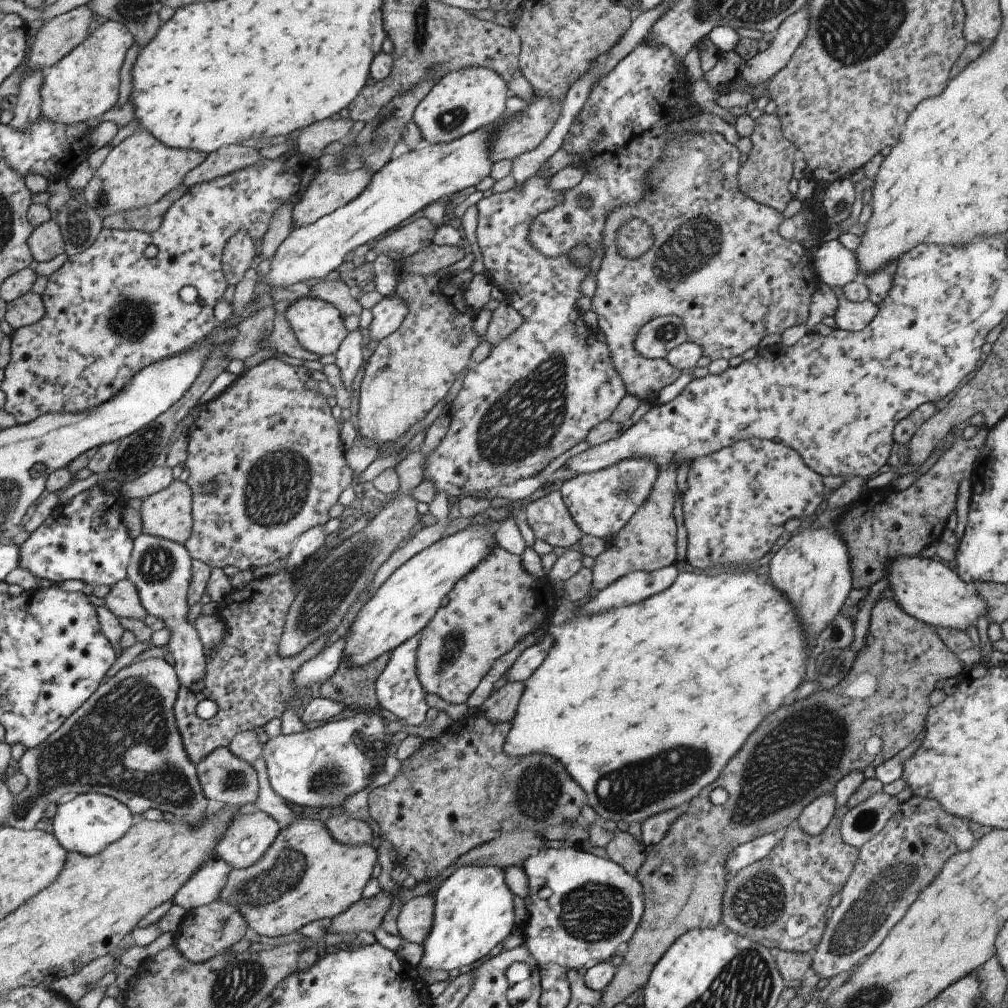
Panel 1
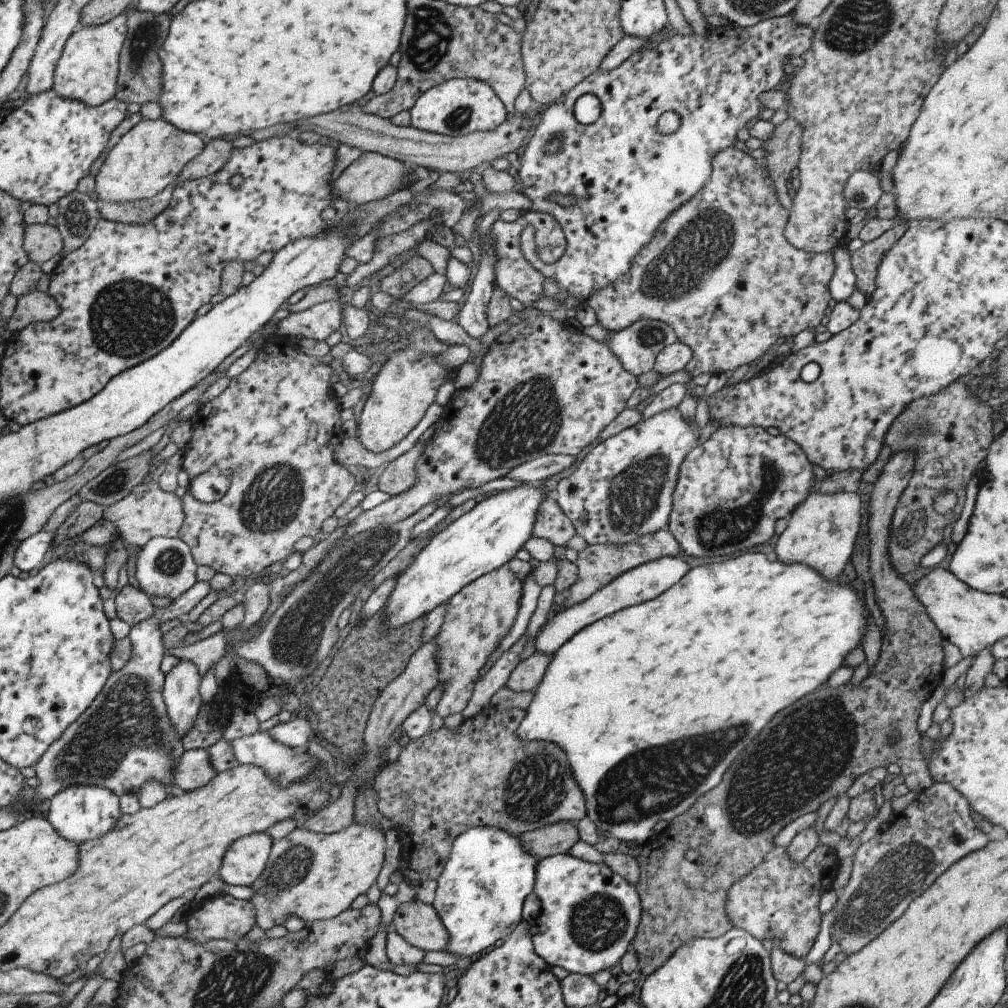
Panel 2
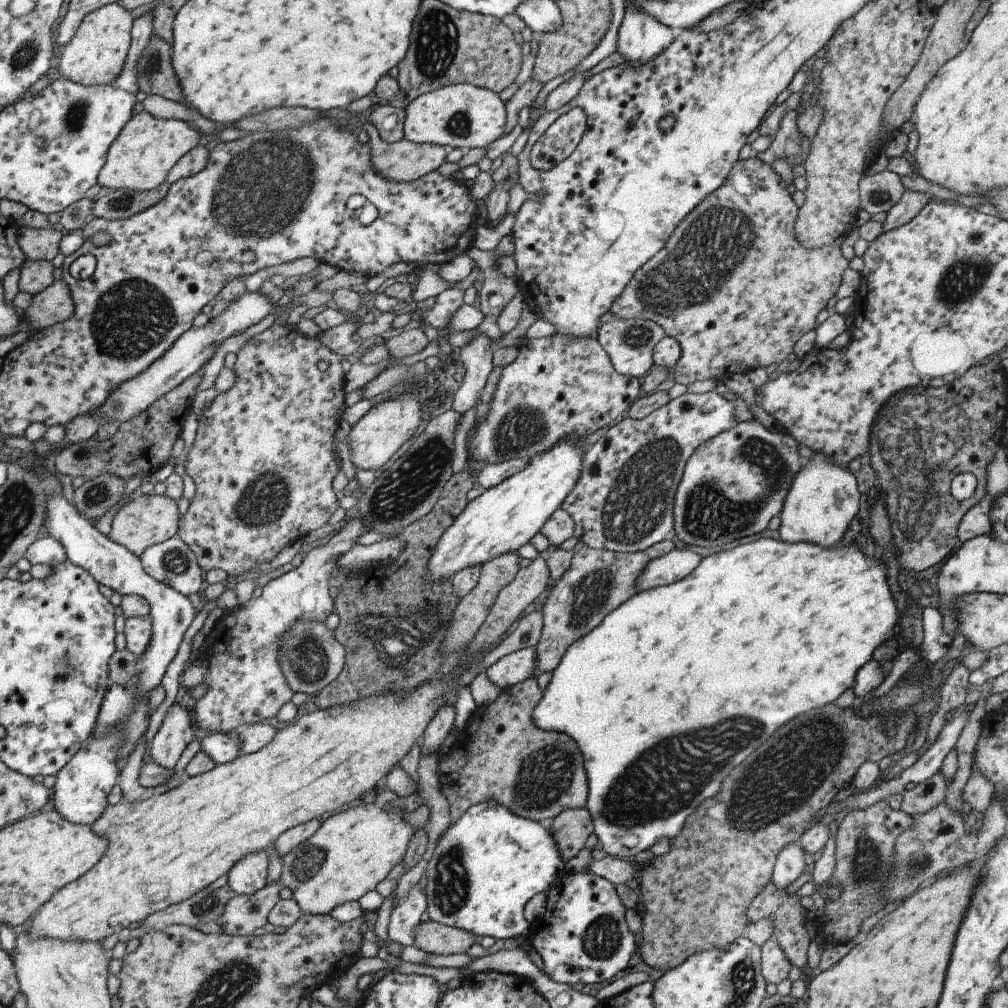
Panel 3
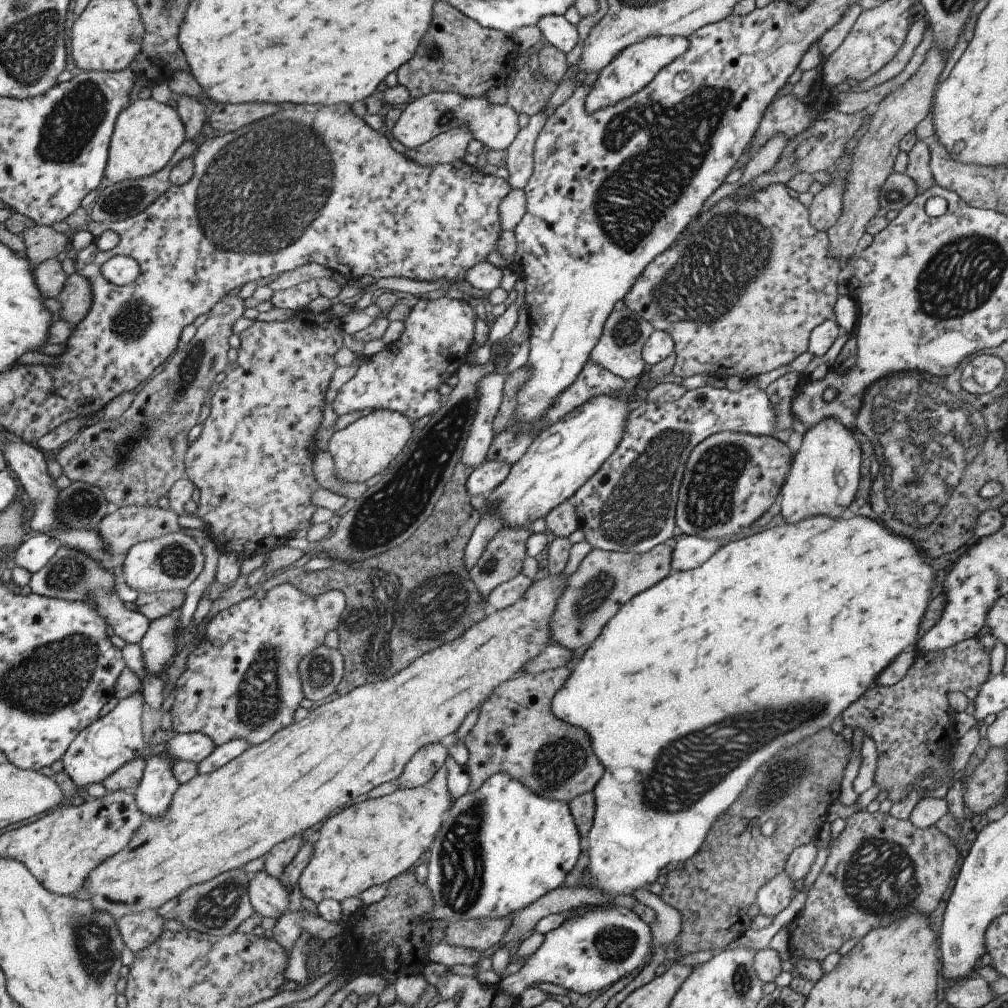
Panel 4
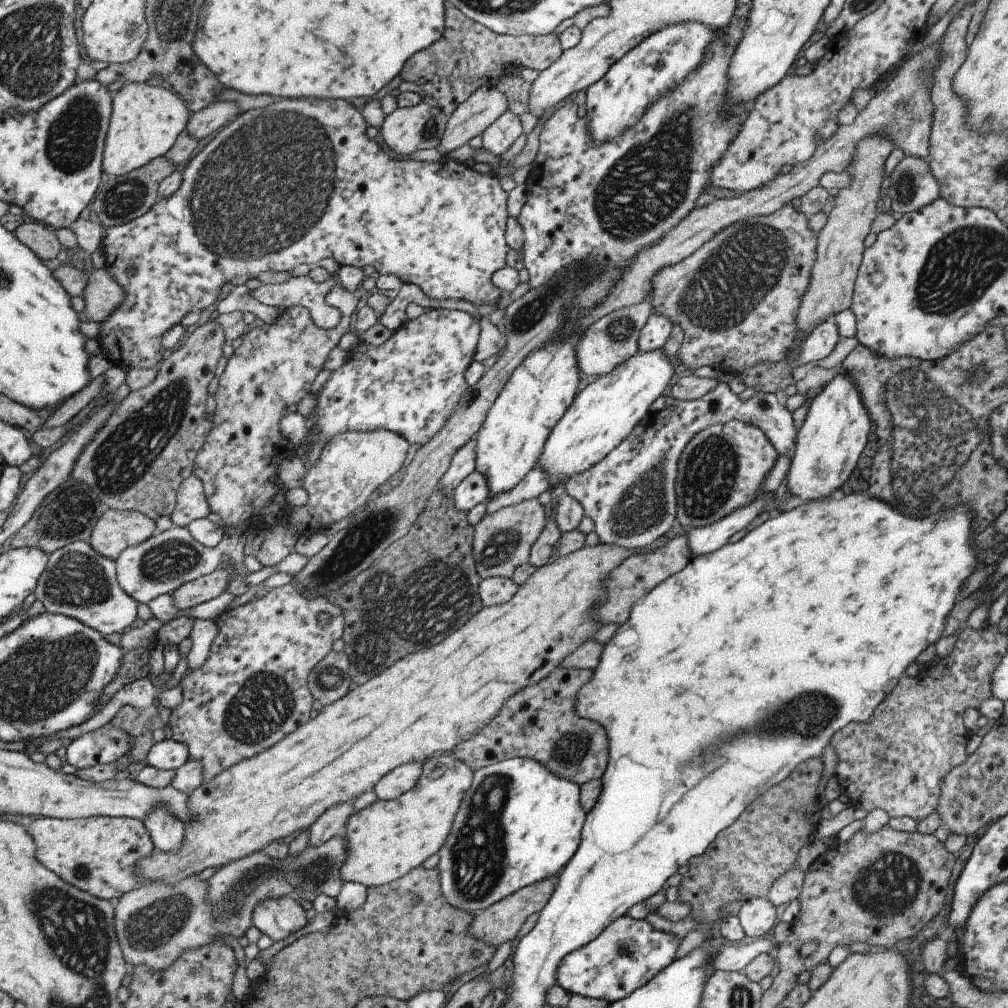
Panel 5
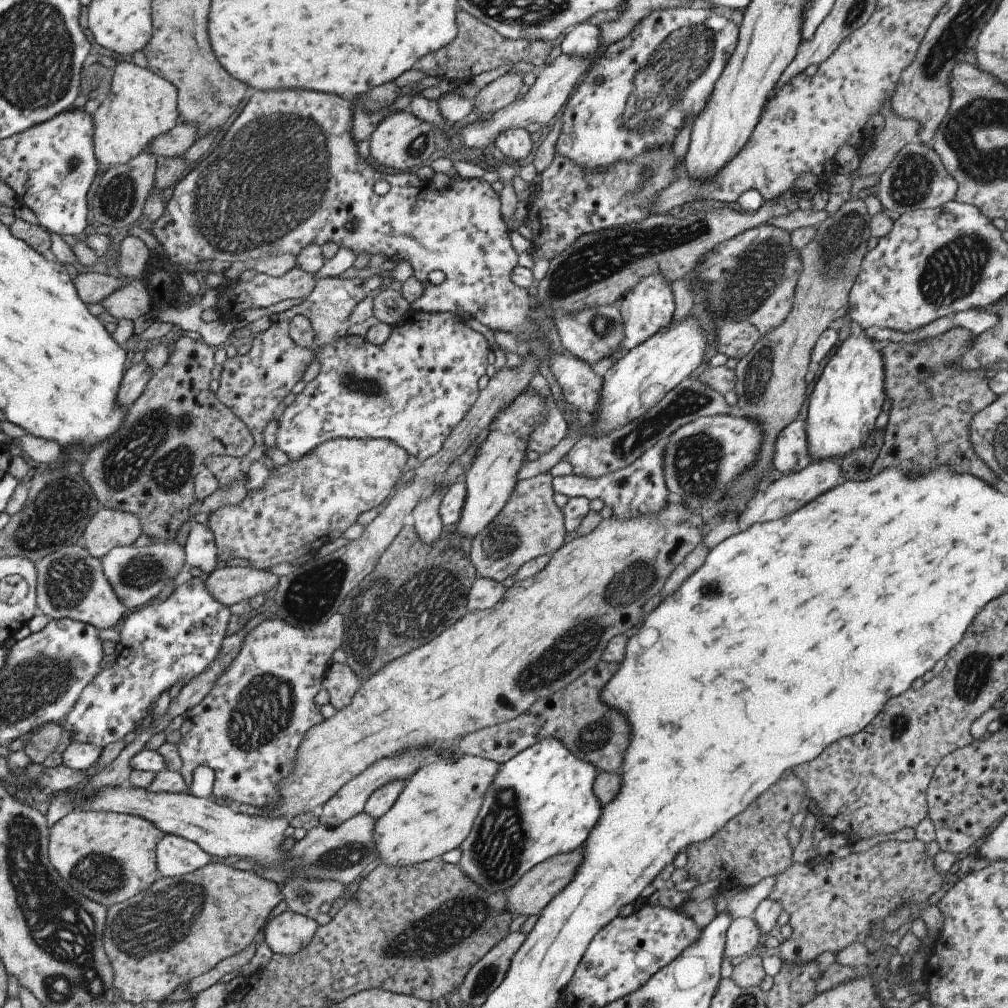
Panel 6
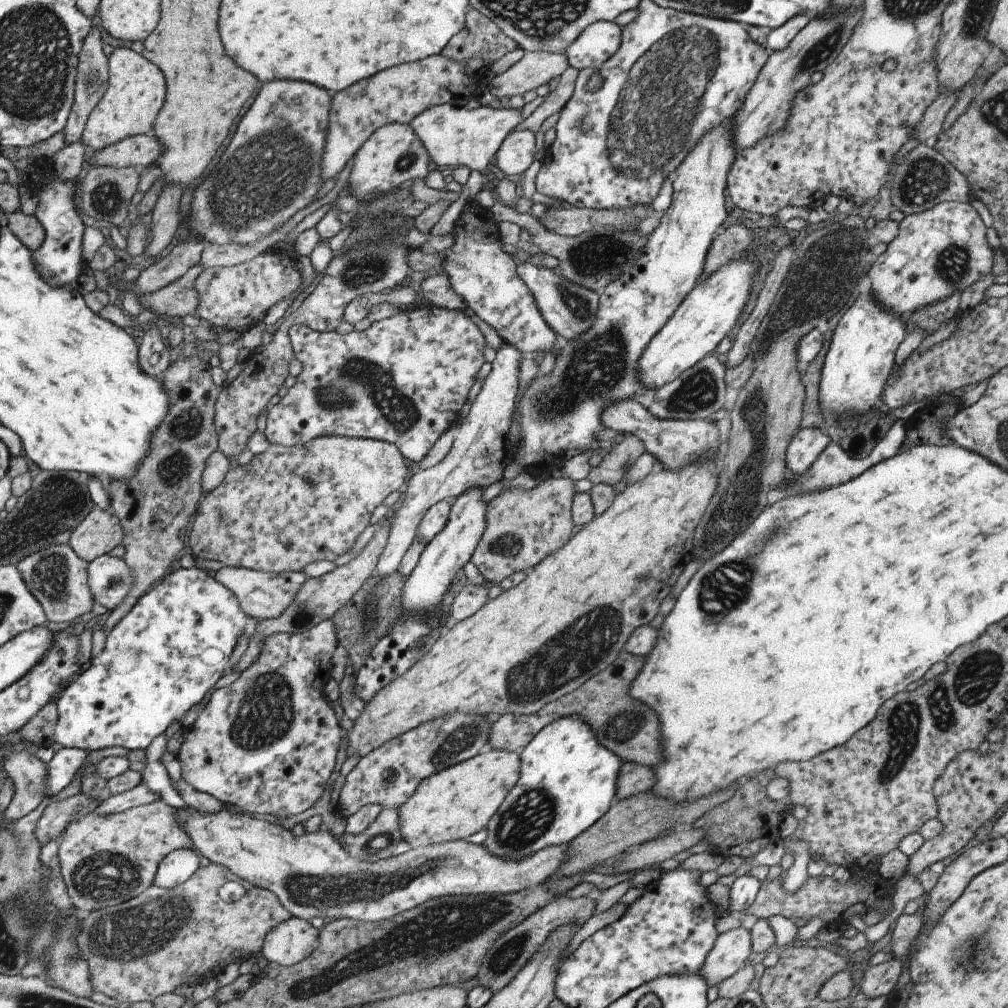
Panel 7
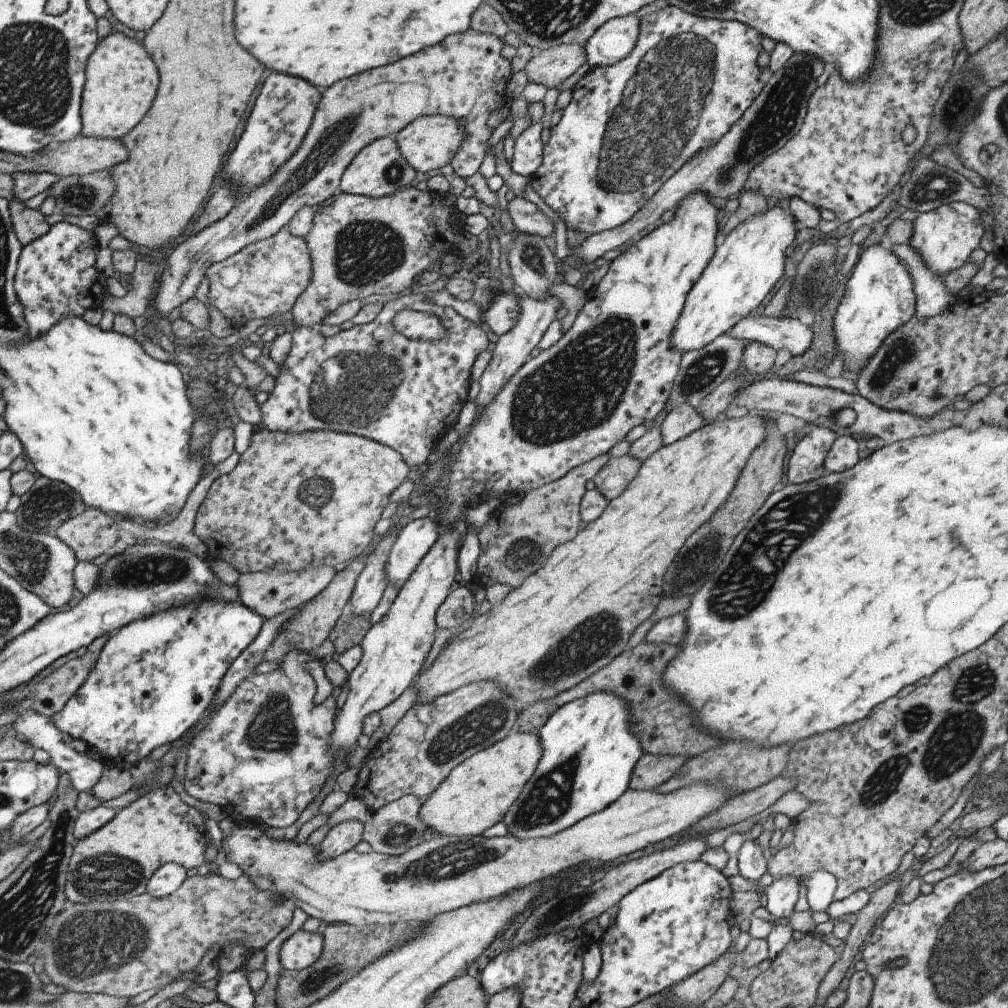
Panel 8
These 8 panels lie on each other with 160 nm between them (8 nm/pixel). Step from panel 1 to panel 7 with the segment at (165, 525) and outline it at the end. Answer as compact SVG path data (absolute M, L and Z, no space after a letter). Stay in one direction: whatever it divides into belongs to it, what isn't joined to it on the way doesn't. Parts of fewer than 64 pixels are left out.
M94 506L72 530L67 544L79 558L91 562L113 550L123 538L120 520L111 511Z

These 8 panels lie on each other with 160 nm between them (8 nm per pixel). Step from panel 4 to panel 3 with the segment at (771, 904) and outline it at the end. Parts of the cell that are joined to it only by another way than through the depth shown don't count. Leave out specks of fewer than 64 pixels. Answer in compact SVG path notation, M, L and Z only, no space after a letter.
M798 840L784 844L777 853L770 880L778 889L785 889L808 865L806 852Z

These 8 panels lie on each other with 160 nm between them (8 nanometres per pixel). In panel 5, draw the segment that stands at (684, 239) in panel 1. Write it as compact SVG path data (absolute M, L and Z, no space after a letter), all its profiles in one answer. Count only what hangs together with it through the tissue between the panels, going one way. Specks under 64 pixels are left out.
M791 203L780 206L771 214L746 218L744 221L737 222L717 231L708 241L701 243L689 256L682 258L679 262L660 268L650 278L650 289L646 292L647 300L650 304L650 312L656 315L664 316L671 324L681 327L683 338L681 346L677 349L677 358L679 362L695 370L697 367L709 365L715 367L721 373L739 375L746 368L754 367L763 363L778 363L786 358L799 344L804 336L802 330L796 325L796 314L800 305L801 297L804 295L809 284L810 270L812 269L817 233L811 230L808 225L808 219L799 210L795 210Z

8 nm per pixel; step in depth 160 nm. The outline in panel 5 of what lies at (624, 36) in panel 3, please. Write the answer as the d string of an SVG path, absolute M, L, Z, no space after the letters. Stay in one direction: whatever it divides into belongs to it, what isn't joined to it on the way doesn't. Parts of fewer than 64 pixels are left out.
M677 23L650 34L629 52L618 58L609 67L609 70L597 79L597 82L590 84L585 89L588 135L594 141L608 141L608 138L616 137L625 127L636 123L646 106L664 95L667 89L680 83L683 77L686 77L686 74L700 63L704 48L708 45L713 33L713 28L703 26L701 23Z

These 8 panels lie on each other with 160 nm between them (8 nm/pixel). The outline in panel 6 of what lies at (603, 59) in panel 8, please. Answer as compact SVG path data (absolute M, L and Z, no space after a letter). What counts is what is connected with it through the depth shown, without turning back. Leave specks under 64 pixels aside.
M575 23L559 44L561 53L568 55L590 55L596 51L598 31L595 25Z

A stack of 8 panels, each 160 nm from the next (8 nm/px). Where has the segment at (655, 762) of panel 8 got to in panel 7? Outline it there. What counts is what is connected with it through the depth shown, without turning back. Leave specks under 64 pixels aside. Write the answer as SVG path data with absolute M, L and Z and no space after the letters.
M623 763L617 771L614 800L623 800L647 791L653 782L650 768L633 763Z

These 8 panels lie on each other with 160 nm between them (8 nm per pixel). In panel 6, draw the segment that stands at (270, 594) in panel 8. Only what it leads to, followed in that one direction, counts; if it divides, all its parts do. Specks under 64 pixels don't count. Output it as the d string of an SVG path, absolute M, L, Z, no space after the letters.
M226 566L216 568L203 577L203 586L209 593L209 596L212 596L213 600L216 600L219 604L225 605L226 607L240 600L249 600L251 596L260 592L268 591L271 593L277 582L278 577L275 575L266 574L259 569L253 569L251 567Z

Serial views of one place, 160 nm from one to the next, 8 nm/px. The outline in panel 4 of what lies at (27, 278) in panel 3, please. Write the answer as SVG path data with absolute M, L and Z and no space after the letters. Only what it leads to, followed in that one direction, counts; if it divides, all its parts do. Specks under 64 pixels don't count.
M55 258L47 259L32 268L32 277L43 299L55 298L62 290L66 275L60 262Z

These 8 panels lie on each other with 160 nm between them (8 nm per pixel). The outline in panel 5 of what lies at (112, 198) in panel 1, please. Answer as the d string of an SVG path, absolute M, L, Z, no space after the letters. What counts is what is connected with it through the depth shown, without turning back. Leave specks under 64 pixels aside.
M124 82L119 92L112 93L112 109L102 150L102 171L109 177L119 177L133 169L147 165L154 158L164 156L186 126L187 118L189 114L184 102L172 91L149 86L146 83Z

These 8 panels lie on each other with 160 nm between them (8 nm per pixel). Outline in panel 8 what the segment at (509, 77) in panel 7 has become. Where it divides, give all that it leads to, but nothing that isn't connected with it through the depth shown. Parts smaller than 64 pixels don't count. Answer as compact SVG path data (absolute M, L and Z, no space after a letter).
M583 43L559 44L534 51L523 72L527 76L527 83L541 84L549 89L569 78L581 64L585 64L585 58Z

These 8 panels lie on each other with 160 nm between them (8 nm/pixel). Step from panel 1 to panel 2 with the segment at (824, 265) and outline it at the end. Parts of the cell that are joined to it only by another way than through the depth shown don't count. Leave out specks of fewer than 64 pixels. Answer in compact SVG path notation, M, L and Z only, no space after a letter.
M835 247L832 256L832 275L828 282L830 296L836 302L845 301L855 289L855 275L850 267L850 253L846 247Z

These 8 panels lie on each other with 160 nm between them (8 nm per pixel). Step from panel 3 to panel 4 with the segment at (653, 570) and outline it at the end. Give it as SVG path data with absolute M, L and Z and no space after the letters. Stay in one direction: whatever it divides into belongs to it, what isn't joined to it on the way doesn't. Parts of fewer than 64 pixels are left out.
M681 535L677 540L672 557L670 558L670 570L686 571L697 568L704 560L709 558L719 547L719 540L707 540L696 536Z

